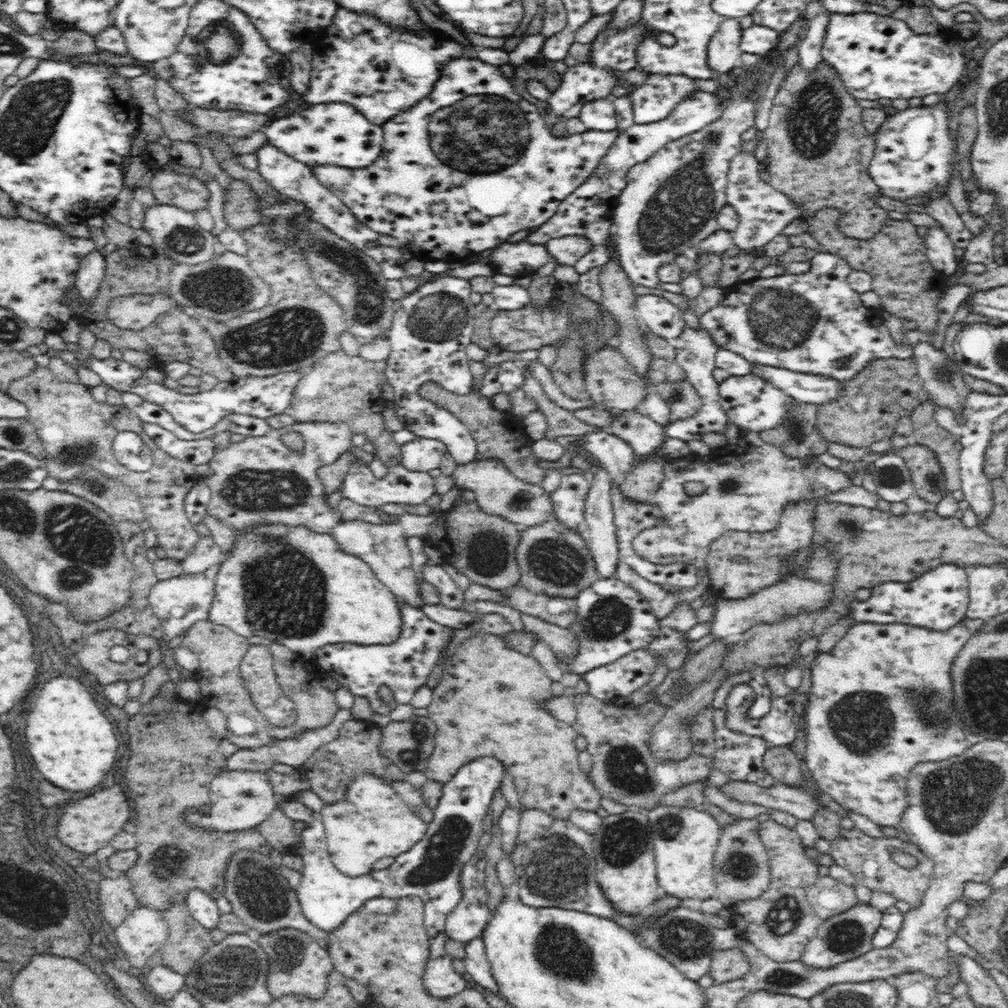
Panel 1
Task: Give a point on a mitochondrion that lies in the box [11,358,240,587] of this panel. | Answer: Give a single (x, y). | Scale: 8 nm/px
(82, 451)

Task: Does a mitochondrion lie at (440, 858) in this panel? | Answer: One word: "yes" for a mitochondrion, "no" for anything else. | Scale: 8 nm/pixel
yes

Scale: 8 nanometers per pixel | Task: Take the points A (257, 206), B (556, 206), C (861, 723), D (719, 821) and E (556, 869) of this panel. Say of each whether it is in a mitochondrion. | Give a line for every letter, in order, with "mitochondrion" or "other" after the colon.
A: other
B: other
C: mitochondrion
D: other
E: mitochondrion

